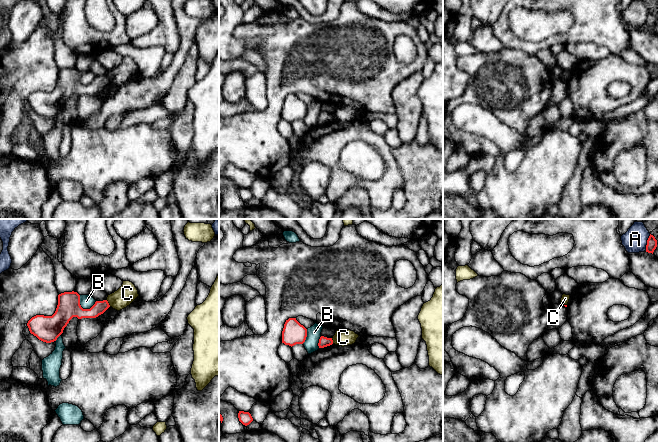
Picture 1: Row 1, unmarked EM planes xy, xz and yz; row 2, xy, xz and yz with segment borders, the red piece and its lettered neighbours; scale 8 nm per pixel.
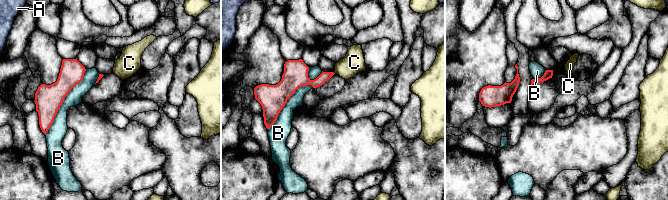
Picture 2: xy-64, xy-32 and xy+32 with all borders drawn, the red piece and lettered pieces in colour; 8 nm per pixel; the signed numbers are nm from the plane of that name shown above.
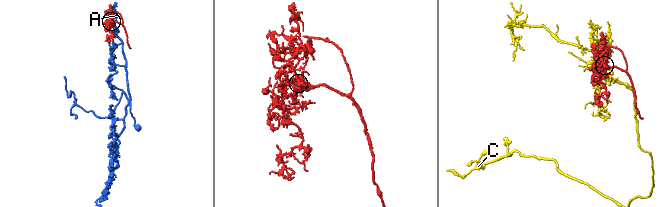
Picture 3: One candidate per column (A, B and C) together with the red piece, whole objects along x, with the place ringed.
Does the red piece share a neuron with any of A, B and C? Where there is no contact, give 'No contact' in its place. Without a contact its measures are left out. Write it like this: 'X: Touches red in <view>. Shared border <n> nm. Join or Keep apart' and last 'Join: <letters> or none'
A: Touches red in yz. Shared border 140 nm. Keep apart
B: Touches red in xy. Shared border 150 nm. Keep apart
C: Touches red in xy. Shared border 70 nm. Keep apart
Join: none

